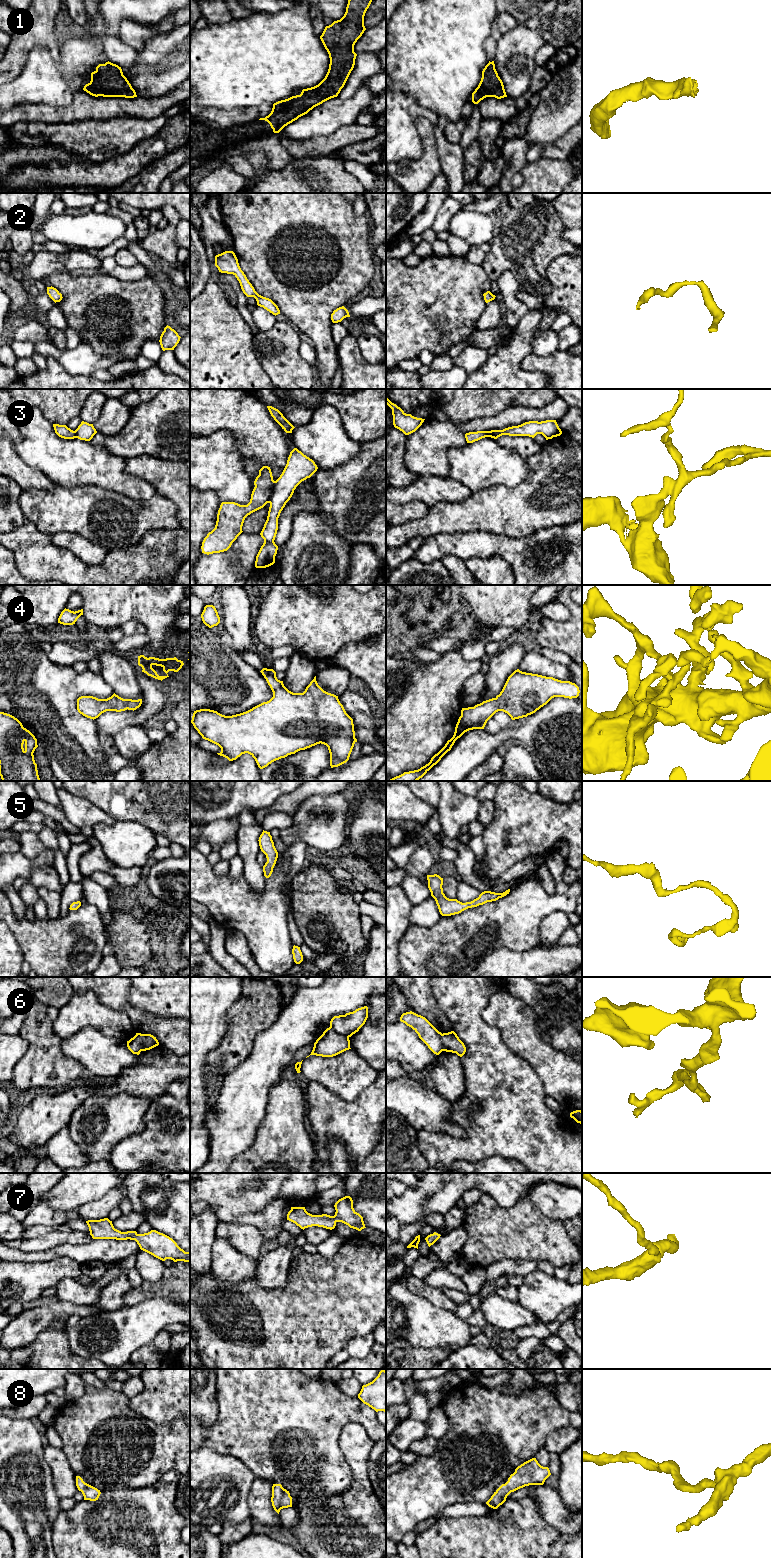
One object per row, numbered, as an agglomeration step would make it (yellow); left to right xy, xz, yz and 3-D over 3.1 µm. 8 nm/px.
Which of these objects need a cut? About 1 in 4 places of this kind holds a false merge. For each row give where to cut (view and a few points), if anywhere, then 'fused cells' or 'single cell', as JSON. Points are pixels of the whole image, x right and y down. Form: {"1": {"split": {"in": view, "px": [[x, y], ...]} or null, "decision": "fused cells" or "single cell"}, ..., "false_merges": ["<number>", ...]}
{"1": {"split": null, "decision": "single cell"}, "2": {"split": null, "decision": "single cell"}, "3": {"split": {"in": "xz", "px": [[275, 481], [268, 502]]}, "decision": "fused cells"}, "4": {"split": null, "decision": "single cell"}, "5": {"split": null, "decision": "single cell"}, "6": {"split": {"in": "xz", "px": [[329, 1027], [348, 1037]]}, "decision": "fused cells"}, "7": {"split": null, "decision": "single cell"}, "8": {"split": null, "decision": "single cell"}, "false_merges": ["3", "6"]}

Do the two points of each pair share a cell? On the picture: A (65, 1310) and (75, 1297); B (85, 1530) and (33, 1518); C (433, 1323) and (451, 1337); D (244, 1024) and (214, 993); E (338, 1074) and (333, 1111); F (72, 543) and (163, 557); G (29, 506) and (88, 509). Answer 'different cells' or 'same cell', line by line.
A: different cells
B: different cells
C: same cell
D: different cells
E: different cells
F: different cells
G: same cell

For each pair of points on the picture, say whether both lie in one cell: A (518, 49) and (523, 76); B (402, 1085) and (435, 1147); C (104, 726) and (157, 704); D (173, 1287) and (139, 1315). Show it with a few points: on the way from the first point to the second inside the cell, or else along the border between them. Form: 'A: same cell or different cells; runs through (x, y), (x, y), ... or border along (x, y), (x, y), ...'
A: same cell; runs through (518, 56), (518, 69)
B: different cells; border along (418, 1130), (443, 1131), (449, 1135)
C: same cell; runs through (117, 721), (124, 718), (140, 717), (144, 713)
D: different cells; border along (179, 1302), (147, 1297), (137, 1303)

